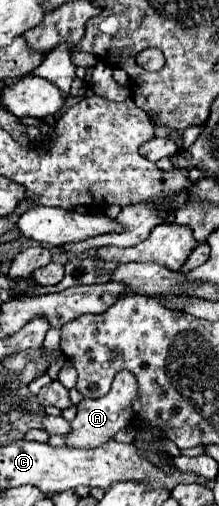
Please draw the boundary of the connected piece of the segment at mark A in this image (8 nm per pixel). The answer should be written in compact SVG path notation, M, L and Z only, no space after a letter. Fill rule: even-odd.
M121 370L115 380L111 390L101 396L101 398L83 398L77 404L77 416L71 422L73 430L67 434L67 444L75 446L75 448L95 448L105 444L107 440L113 438L113 434L117 434L119 430L127 428L133 420L133 412L131 412L131 404L137 398L137 380L133 372Z

